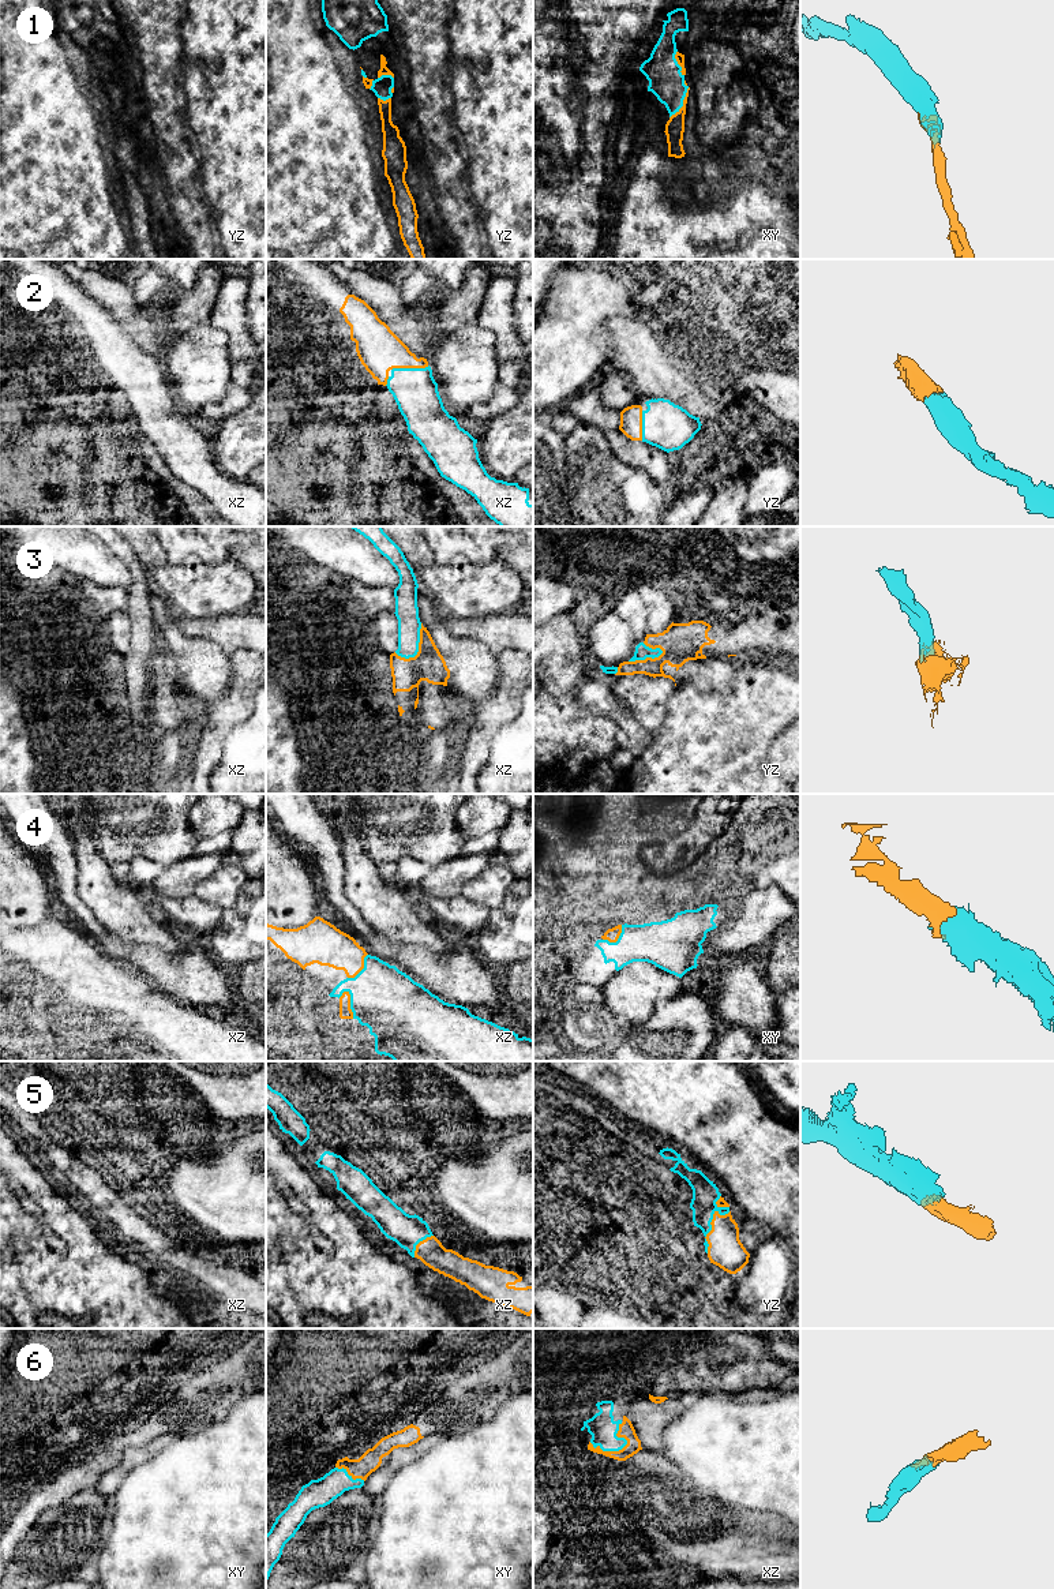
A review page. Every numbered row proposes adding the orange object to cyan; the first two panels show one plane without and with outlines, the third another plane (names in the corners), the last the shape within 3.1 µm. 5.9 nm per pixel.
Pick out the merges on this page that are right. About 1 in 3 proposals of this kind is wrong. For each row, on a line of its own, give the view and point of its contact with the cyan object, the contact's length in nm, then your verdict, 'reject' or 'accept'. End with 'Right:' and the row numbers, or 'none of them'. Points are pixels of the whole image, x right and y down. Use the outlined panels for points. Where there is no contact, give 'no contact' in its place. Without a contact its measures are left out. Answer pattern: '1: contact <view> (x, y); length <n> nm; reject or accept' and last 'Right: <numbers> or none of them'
1: contact xy (683, 98); length 240 nm; accept
2: contact xz (409, 368); length 220 nm; accept
3: contact yz (645, 658); length 220 nm; accept
4: contact xz (351, 1004); length 180 nm; accept
5: contact yz (711, 1225); length 280 nm; accept
6: contact xz (608, 1450); length 240 nm; accept
Right: 1, 2, 3, 4, 5, 6

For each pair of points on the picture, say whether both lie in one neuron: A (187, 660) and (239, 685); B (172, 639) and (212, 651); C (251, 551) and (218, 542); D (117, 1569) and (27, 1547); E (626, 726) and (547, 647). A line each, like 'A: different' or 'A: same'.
A: different
B: same
C: same
D: different
E: different

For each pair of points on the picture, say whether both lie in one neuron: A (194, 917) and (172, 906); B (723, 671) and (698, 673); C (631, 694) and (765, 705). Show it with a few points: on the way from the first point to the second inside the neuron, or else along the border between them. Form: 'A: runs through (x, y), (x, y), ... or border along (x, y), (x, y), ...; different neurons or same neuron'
A: runs through (188, 911), (177, 909); same neuron
B: runs through (717, 671), (704, 673); same neuron
C: border along (675, 686), (667, 705), (667, 714), (657, 726); different neurons

